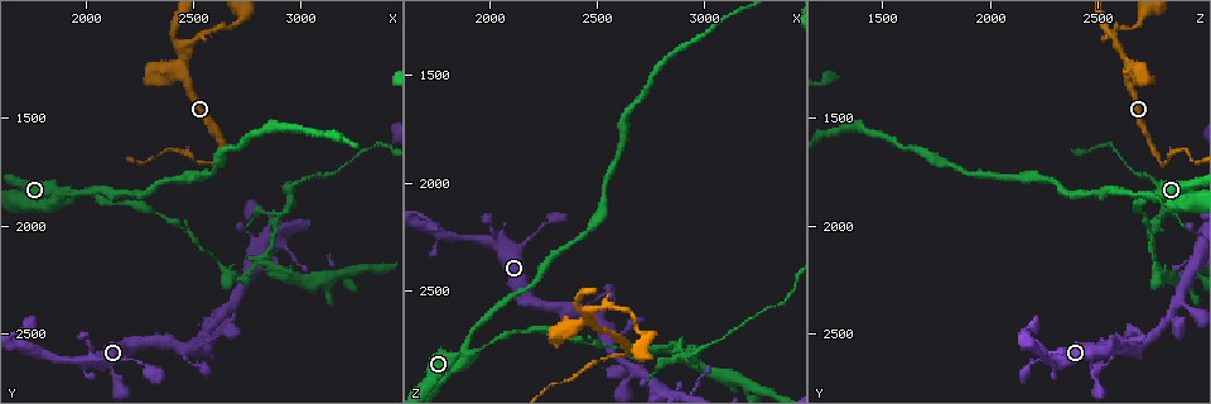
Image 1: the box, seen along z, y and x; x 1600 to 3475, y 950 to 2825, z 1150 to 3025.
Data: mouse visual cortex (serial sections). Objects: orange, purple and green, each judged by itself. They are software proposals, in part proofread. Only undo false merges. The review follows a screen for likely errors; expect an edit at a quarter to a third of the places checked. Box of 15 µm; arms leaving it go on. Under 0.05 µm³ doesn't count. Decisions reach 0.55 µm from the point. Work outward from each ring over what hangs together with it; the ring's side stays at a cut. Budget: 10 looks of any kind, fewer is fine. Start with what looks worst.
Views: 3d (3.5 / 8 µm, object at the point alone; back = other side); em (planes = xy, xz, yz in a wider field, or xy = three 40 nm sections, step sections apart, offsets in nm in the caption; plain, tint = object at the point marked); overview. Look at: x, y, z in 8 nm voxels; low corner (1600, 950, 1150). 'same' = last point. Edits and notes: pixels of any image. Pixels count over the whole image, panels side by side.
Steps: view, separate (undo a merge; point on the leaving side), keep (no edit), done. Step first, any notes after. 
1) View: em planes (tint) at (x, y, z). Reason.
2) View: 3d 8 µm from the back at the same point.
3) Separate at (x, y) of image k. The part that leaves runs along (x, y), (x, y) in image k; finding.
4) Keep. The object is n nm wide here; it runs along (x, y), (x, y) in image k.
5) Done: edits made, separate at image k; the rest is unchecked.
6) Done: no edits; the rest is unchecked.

View: 3d 3.5 µm at (1880, 1860, 2770). Abrupt turn.

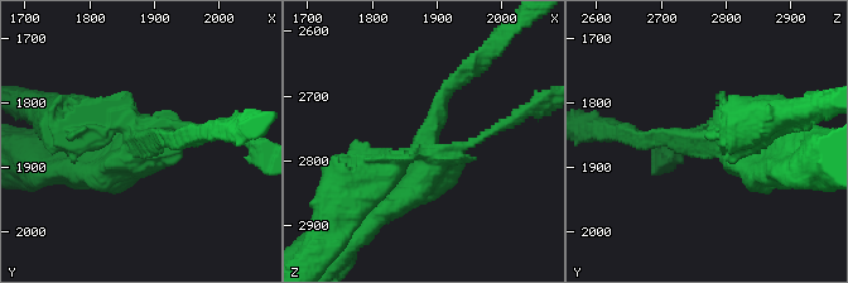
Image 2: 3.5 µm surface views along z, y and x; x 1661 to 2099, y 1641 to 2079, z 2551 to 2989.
View: em xy step 5 (tint) at (1875, 1855, 2775).

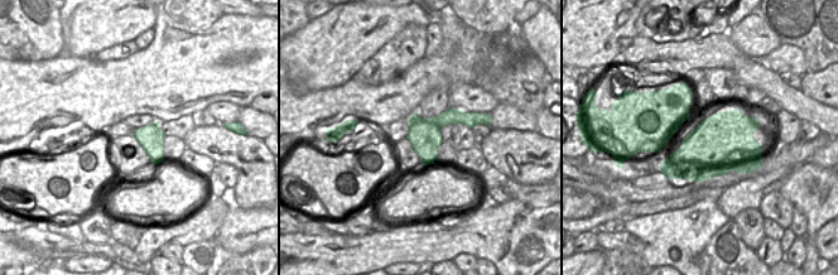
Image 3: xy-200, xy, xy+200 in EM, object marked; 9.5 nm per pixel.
Separate at (412, 198) of image 2. The arms are 100, 200, 400, 450 nm wide; the part that leaves runs along (419, 149), (449, 156), (520, 114) in image 2; a second cell is stuck on.

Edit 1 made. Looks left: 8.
View: overview.

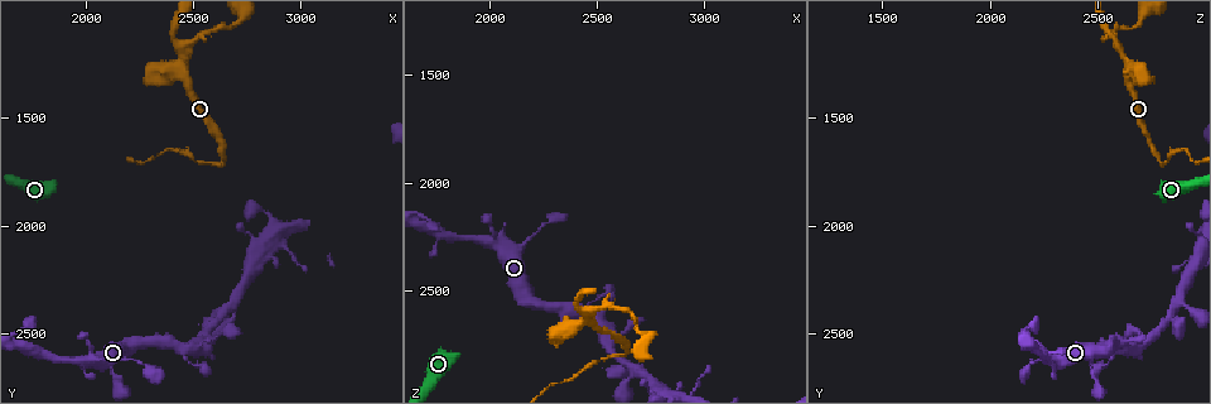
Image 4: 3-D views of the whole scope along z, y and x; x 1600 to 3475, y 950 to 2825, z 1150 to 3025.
View: 3d 3.5 µm at (2630, 1710, 2800).

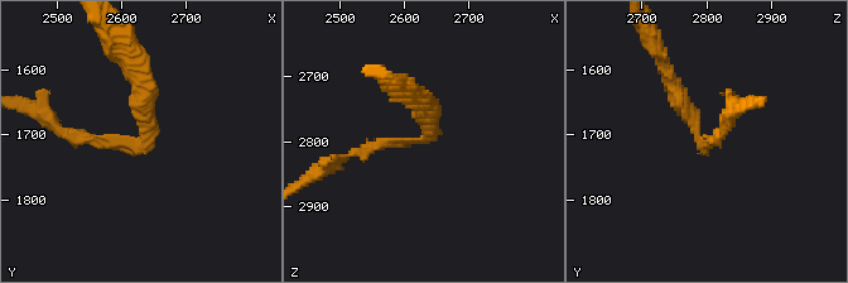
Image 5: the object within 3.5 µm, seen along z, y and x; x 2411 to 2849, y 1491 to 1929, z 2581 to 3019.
View: em xy step 5 (tint) at (2625, 1715, 2800). The arms are 150, 200 nm wide.

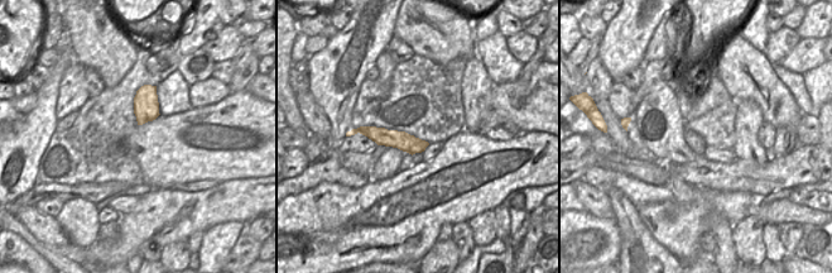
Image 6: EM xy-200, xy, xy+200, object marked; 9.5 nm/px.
Separate at (380, 145) of image 5. Two cells meet here.

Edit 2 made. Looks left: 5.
View: 3d 3.5 µm at (2310, 1310, 2720). Calibre changes.

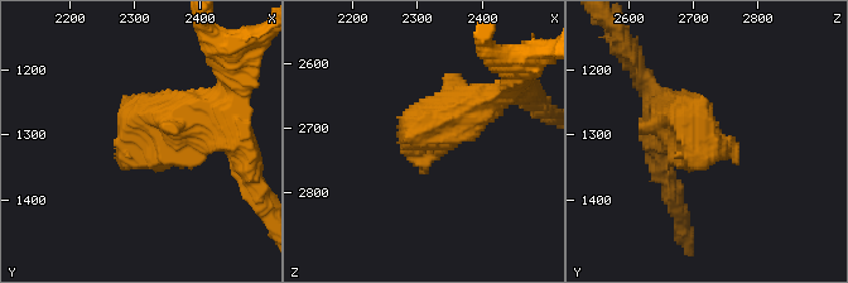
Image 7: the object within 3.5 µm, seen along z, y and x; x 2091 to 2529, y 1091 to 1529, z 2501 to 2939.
View: em xy step 3 (tint) at (2295, 1310, 2720).

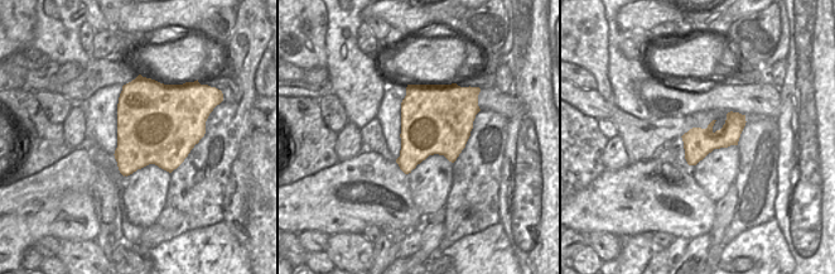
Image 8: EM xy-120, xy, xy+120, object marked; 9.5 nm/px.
View: em xy step 5 (tint) at the same point.

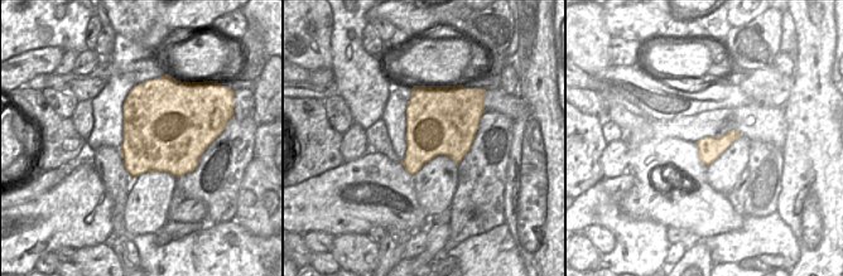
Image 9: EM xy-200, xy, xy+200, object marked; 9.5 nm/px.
Keep. It runs along (486, 101), (417, 139), (428, 172) in image 7; one cell here.

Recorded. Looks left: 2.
Done: edits made, separate at image 2, separate at image 5; the rest is unchecked.

